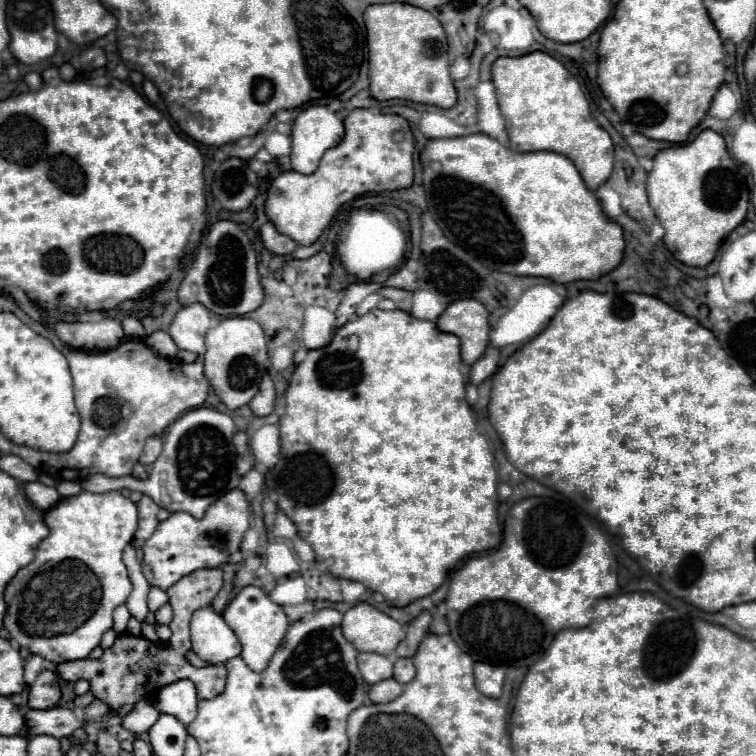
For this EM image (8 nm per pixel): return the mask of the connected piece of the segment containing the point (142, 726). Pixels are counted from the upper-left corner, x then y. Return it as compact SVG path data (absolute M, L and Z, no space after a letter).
M140 702L140 706L136 706L136 710L132 710L132 714L126 714L122 718L122 726L130 732L134 732L136 736L142 736L144 732L150 730L150 726L156 722L156 718L160 716L156 702Z

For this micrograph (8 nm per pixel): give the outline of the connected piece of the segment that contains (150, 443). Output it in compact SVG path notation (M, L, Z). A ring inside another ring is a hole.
M152 434L144 444L144 452L140 456L140 462L142 464L152 464L158 458L160 452L162 452L162 436L160 434Z

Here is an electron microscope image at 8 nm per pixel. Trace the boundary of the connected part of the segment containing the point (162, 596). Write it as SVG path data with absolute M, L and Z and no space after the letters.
M150 588L150 594L148 594L148 608L152 610L152 612L156 612L162 604L166 604L168 602L168 596L166 596L166 592L164 590L160 590L160 588Z

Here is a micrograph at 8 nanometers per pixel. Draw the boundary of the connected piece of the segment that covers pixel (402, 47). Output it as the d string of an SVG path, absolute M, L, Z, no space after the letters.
M388 2L368 6L364 22L368 36L370 92L376 100L402 98L438 108L452 108L456 104L456 90L448 72L446 34L436 16L412 4Z

